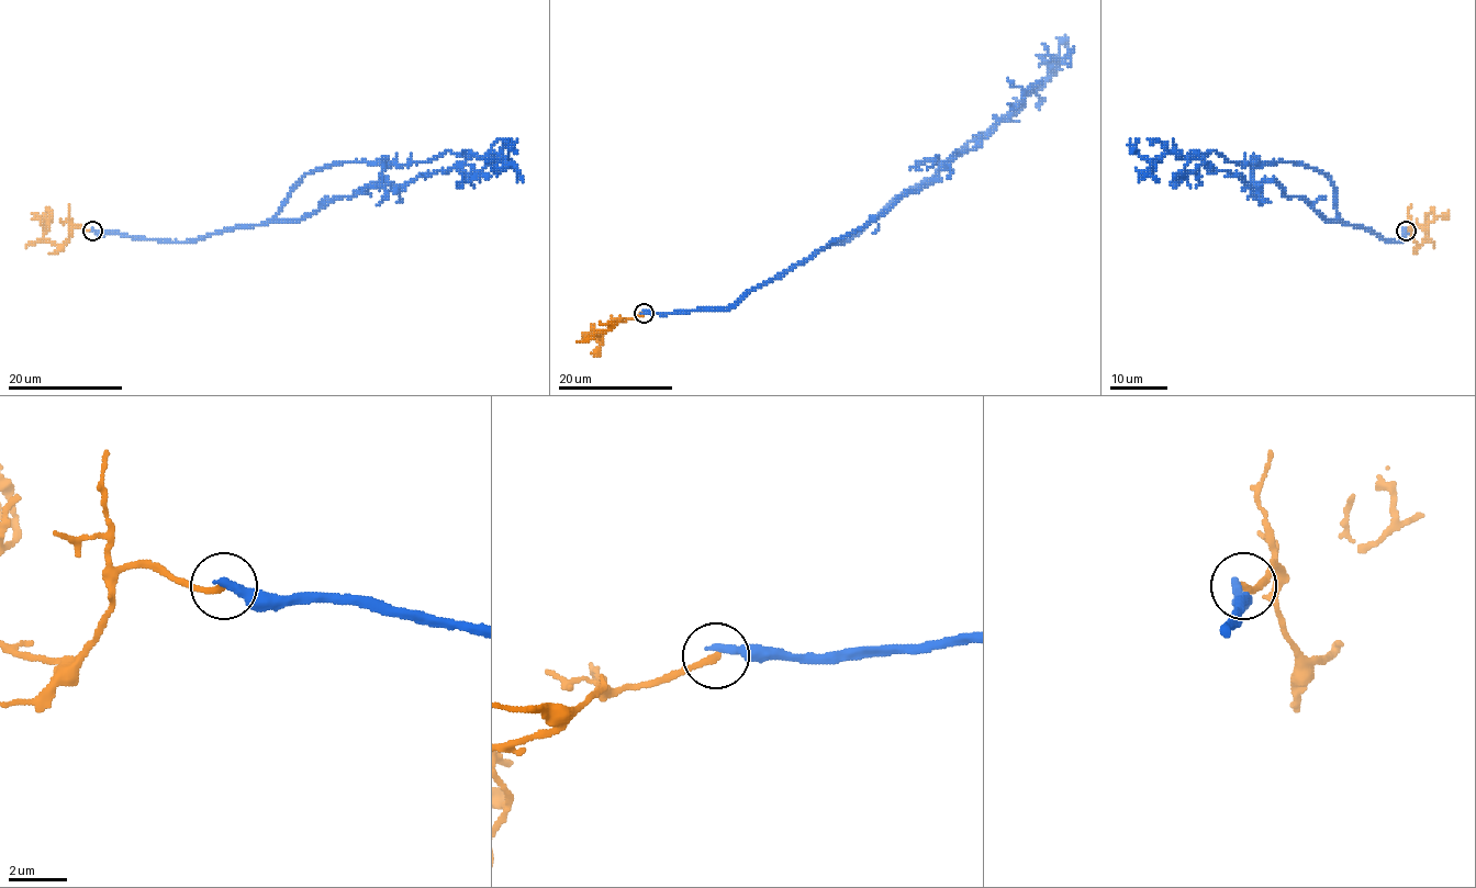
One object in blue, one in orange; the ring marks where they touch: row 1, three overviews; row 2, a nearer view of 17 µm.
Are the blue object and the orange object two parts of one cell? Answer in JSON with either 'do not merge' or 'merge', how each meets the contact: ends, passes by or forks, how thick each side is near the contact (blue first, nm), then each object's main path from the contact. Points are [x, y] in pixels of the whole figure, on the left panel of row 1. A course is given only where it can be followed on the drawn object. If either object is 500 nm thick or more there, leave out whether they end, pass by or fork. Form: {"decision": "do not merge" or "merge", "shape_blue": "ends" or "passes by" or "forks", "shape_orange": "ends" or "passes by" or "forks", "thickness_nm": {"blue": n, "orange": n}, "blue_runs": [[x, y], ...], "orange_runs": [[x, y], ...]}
{"decision": "do not merge", "shape_blue": "ends", "shape_orange": "ends", "thickness_nm": {"blue": 340, "orange": 220}, "blue_runs": [[92, 229], [194, 242], [260, 225], [316, 169], [358, 160], [405, 165], [447, 150], [507, 159], [517, 139]], "orange_runs": [[92, 229], [73, 227], [71, 235], [63, 244], [49, 243], [44, 237], [44, 228], [52, 221], [45, 211]]}

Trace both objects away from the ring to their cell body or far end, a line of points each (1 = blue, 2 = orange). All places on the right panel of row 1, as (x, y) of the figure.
1: (1405, 229), (1388, 242), (1350, 225), (1317, 169), (1247, 165), (1214, 150), (1144, 158), (1137, 139)
2: (1406, 229), (1411, 227), (1411, 235), (1419, 244), (1423, 243), (1432, 221), (1449, 211)

